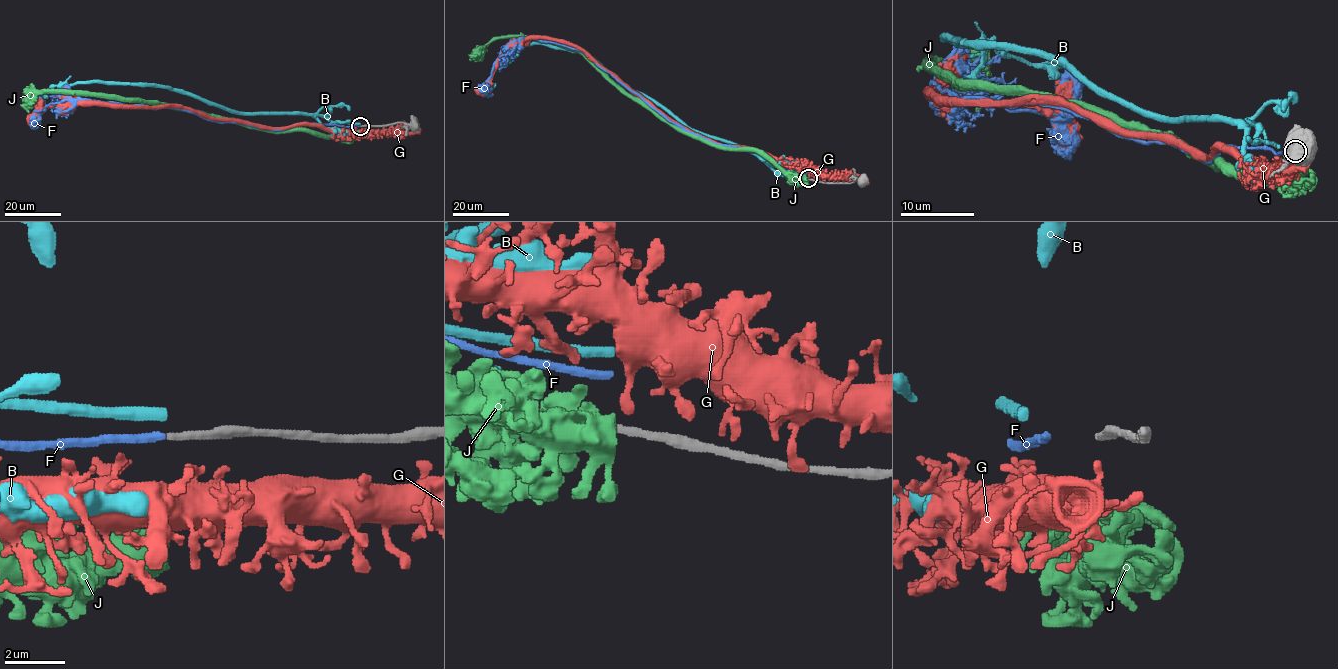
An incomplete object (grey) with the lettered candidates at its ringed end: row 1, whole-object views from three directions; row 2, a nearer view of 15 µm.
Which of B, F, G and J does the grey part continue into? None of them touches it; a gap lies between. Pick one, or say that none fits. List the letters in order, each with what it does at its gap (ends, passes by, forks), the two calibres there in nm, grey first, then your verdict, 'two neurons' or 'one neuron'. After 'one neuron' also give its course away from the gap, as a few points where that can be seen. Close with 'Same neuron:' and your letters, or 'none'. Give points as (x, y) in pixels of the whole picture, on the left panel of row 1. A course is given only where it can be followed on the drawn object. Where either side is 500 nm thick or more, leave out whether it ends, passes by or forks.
B: it ends; calibres 240 and 380 nm; two neurons
F: it ends; calibres 240 and 280 nm; one neuron; course (359, 126), (264, 129), (176, 108), (64, 99), (44, 110), (36, 105), (40, 113), (31, 126)
G: it ends; calibres 240 and 320 nm; two neurons
J: it ends; calibres 240 and 440 nm; two neurons
Same neuron: F

